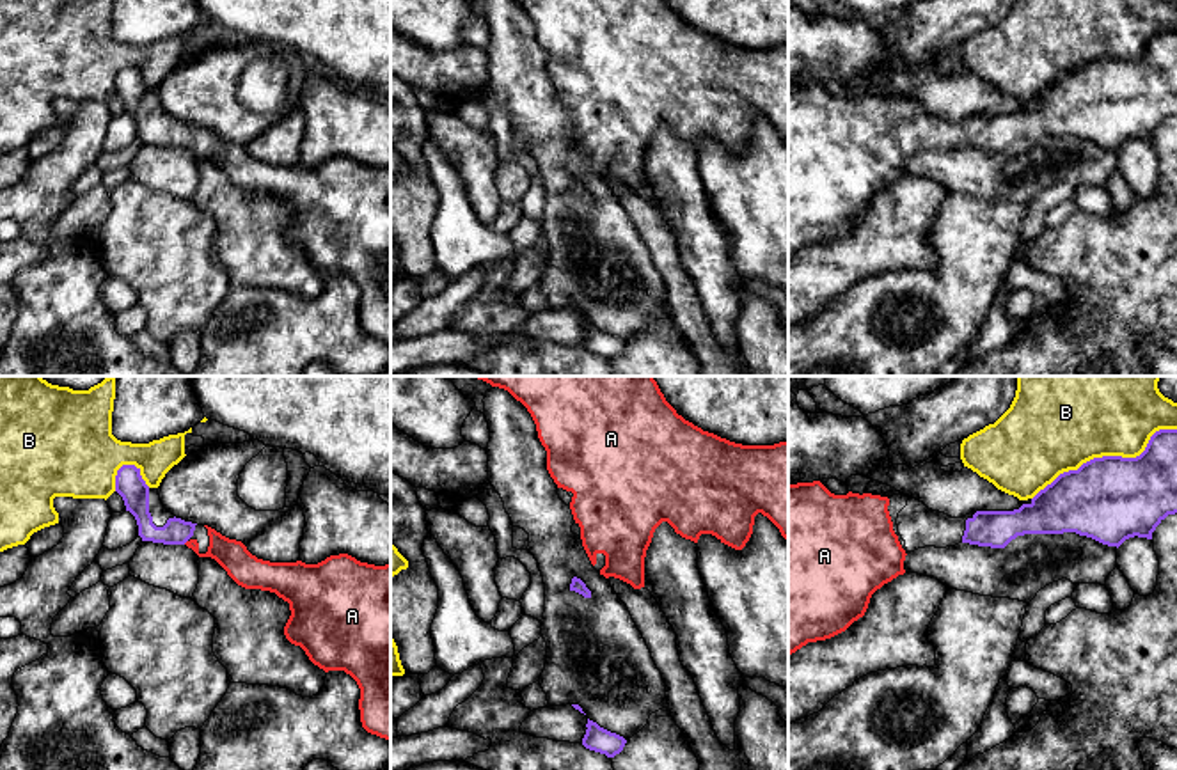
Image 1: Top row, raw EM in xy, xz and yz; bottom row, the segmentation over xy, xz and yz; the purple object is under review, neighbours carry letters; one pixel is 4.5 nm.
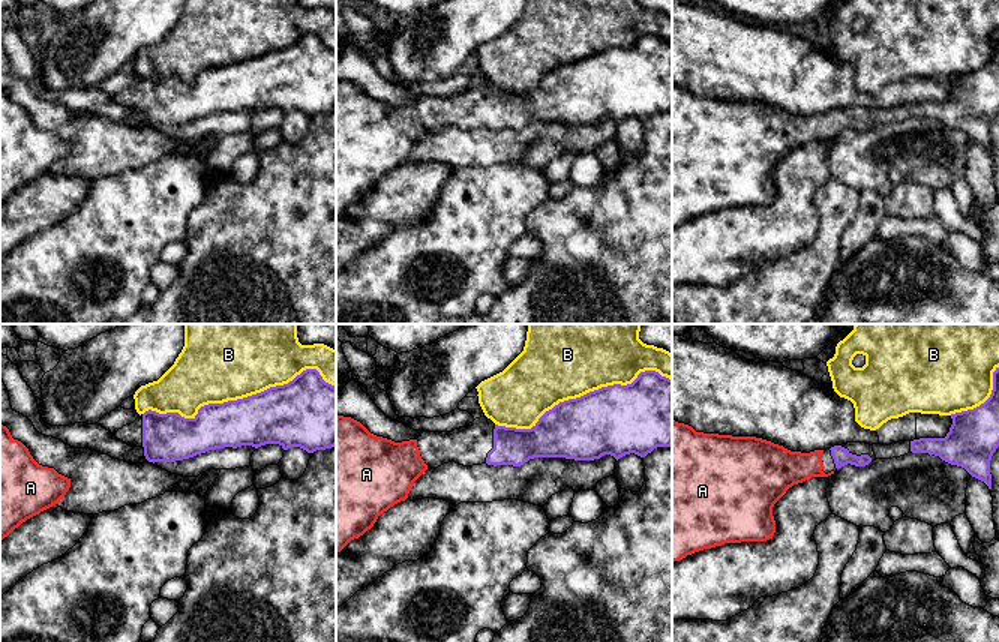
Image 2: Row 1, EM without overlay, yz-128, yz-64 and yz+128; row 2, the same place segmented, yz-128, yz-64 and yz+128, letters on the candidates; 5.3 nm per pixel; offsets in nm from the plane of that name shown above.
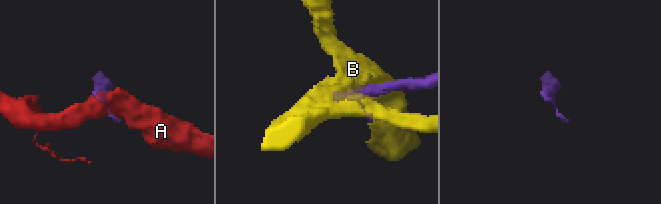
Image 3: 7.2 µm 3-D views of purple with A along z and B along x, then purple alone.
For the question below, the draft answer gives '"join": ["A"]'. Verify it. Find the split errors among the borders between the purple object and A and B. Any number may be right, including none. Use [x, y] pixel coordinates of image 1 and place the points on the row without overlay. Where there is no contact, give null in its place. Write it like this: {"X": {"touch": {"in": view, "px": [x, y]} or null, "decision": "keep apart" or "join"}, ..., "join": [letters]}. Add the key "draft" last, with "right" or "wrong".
{"A": {"touch": {"in": "xy", "px": [185, 144]}, "decision": "join"}, "B": {"touch": {"in": "yz", "px": [1106, 59]}, "decision": "keep apart"}, "join": ["A"], "draft": "right"}

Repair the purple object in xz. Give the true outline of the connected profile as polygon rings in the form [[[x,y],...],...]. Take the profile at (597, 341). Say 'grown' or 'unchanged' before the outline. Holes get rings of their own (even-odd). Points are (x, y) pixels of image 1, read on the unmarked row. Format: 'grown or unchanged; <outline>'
unchanged; [[[588,321],[586,337],[582,341],[582,348],[589,353],[605,357],[607,360],[614,360],[620,357],[627,346],[627,342],[616,335],[611,335],[600,330],[596,325]]]

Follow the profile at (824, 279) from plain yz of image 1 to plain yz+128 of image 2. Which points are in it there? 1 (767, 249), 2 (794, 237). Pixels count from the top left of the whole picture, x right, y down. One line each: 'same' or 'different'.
1: same
2: same

